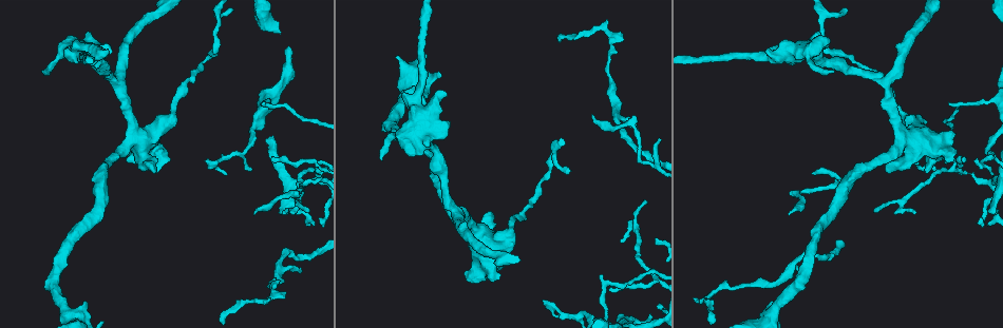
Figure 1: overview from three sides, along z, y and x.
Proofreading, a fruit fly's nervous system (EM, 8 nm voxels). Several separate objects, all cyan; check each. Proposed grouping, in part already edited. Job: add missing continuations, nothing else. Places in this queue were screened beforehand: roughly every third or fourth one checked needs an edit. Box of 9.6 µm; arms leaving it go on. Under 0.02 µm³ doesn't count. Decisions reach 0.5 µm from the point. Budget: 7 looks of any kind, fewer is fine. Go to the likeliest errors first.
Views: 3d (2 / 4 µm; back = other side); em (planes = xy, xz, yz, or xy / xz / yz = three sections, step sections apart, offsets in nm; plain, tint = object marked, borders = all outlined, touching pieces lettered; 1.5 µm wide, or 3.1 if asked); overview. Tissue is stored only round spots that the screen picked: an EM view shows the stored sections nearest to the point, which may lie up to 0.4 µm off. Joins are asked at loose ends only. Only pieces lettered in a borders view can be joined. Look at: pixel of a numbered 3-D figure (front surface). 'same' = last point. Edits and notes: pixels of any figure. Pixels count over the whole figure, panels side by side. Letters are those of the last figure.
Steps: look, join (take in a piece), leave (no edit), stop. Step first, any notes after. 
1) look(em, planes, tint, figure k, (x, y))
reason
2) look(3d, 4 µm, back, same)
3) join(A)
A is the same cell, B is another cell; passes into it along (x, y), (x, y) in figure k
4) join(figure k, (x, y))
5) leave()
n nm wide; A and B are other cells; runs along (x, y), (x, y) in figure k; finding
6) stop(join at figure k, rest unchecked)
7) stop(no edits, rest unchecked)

look(3d, 4 µm, figure 1, (619, 319))
branch stops here

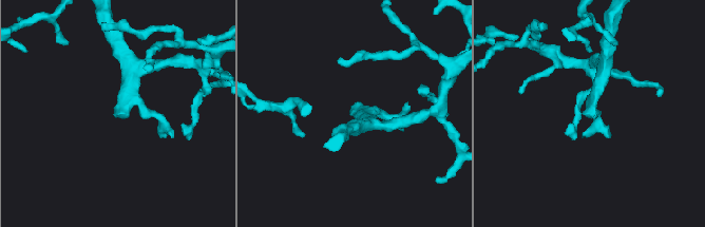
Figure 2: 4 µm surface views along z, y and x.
look(em, planes, tint, figure 2, (353, 115))
need the tissue

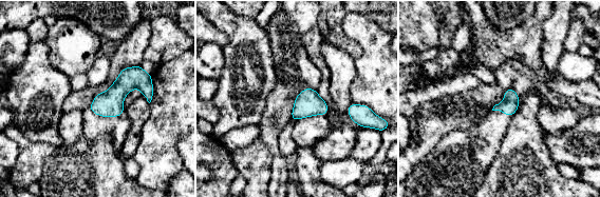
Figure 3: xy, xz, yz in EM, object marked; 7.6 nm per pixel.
look(em, planes, borders, same)
what lies round it

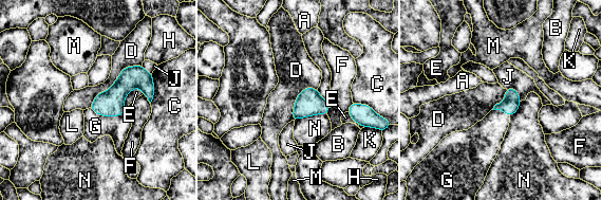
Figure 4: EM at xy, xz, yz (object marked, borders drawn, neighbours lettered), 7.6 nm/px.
join(G)
140 nm wide; G is the same cell, A, B, C, D, E, F, H, J, K, L, M and N are other cells; passes into it along (110, 103), (108, 115), (95, 126) in figure 4; the neuron continues

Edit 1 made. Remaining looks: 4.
look(em, planes, borders, figure 1, (300, 272))
tapers out

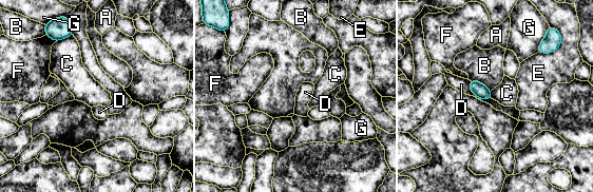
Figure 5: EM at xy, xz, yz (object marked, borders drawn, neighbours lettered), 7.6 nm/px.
leave()
110 nm wide; A, B, C, D, E, F and G are other cells; border along (469, 80), (475, 95), (491, 99) in figure 5; no lettered piece goes on from it

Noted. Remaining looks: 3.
look(em, planes, tint, figure 1, (221, 317))
an open end

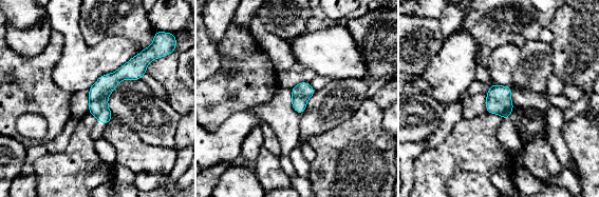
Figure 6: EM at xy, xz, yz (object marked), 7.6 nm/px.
look(em, planes, borders, same)
what lies round it

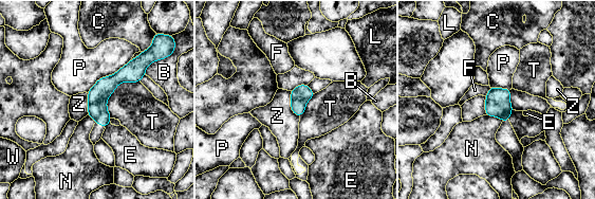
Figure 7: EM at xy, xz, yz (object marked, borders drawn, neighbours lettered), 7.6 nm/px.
leave()
B, C, E, F, L, N, P, T, W and Z are other cells; runs along (141, 60), (98, 96), (98, 121) in figure 7; none of them fits

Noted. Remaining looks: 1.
stop(join at figure 4, rest unchecked)

